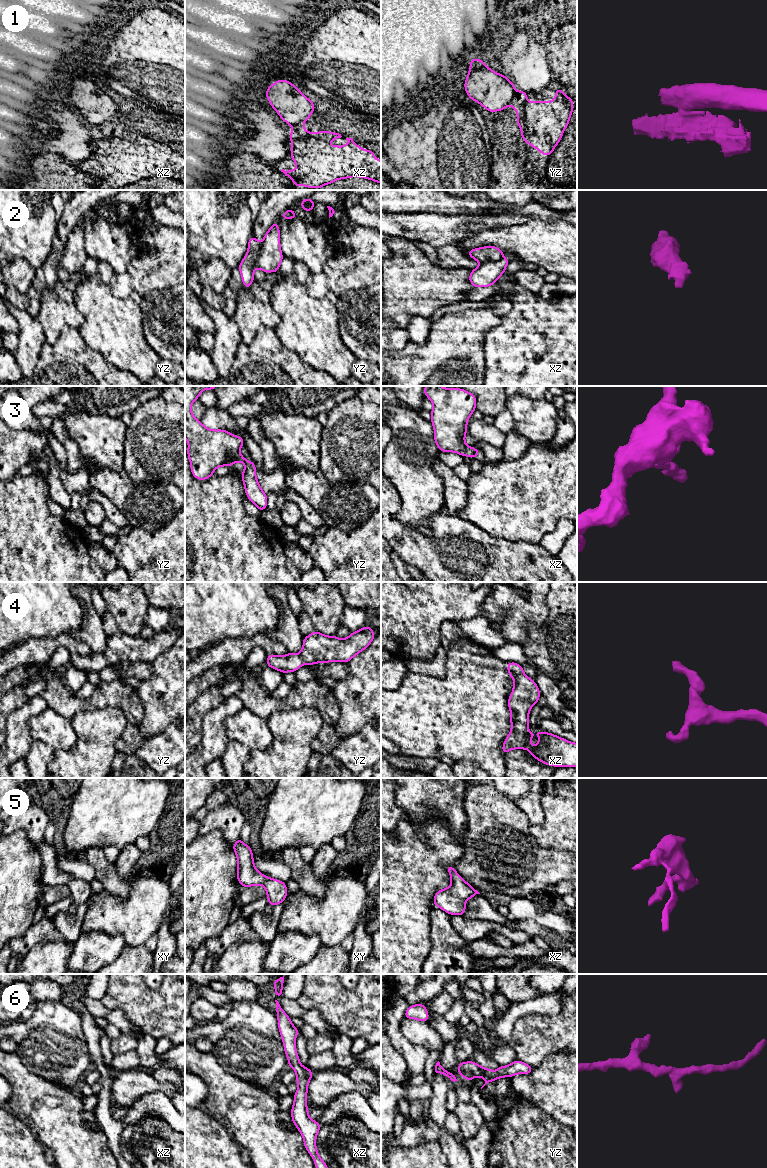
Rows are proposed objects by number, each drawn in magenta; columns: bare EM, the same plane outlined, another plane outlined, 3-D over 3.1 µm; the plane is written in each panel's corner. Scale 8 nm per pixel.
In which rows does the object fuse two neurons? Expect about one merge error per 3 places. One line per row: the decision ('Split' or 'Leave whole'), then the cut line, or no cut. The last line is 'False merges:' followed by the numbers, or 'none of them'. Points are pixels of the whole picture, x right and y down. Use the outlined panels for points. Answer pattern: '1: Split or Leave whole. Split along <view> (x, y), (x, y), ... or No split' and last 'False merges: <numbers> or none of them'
1: Split. Split along yz (514, 93), (510, 103)
2: Split. Split along yz (261, 243), (256, 266)
3: Leave whole. No split
4: Leave whole. No split
5: Leave whole. No split
6: Leave whole. No split
False merges: 1, 2

